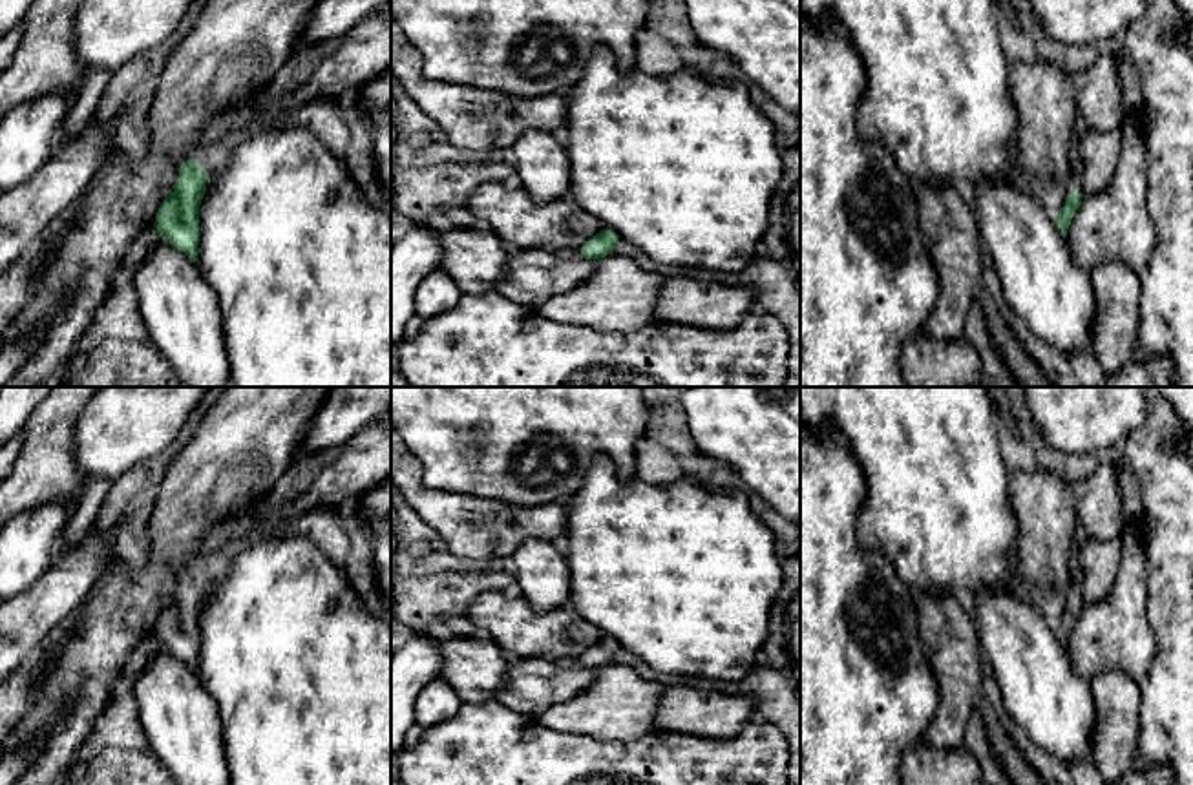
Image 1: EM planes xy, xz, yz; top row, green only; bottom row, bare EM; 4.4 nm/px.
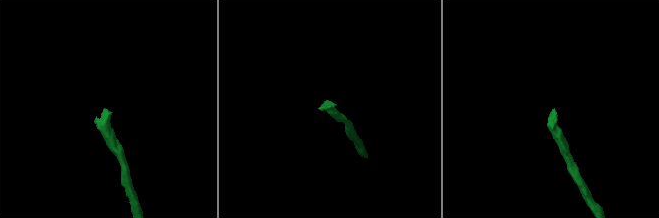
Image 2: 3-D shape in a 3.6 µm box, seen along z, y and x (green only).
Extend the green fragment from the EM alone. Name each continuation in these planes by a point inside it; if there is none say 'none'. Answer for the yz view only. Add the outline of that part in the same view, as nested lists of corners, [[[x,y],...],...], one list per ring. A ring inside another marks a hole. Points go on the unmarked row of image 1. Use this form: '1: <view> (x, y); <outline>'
1: yz (1075, 570); [[[1080,533],[1074,535],[1069,548],[1069,575],[1071,575],[1071,590],[1067,602],[1083,602],[1083,570],[1080,566]]]

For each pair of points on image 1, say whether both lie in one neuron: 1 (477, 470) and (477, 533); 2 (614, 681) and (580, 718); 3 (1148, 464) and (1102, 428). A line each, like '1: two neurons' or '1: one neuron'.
1: two neurons
2: one neuron
3: two neurons

